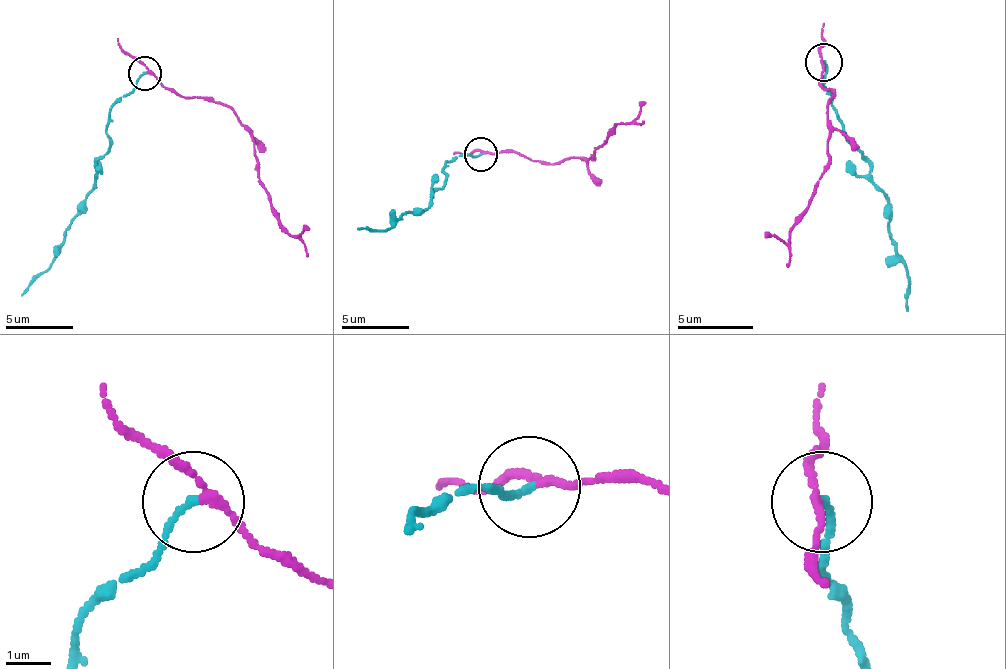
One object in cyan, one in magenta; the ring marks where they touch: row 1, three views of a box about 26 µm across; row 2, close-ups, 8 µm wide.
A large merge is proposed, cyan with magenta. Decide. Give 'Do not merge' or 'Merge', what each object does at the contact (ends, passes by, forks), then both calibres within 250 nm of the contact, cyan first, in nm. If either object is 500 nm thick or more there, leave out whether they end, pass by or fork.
Do not merge. At the ring cyan ends. At the ring magenta passes by. Thickness 160 nm (cyan) against 140 nm

